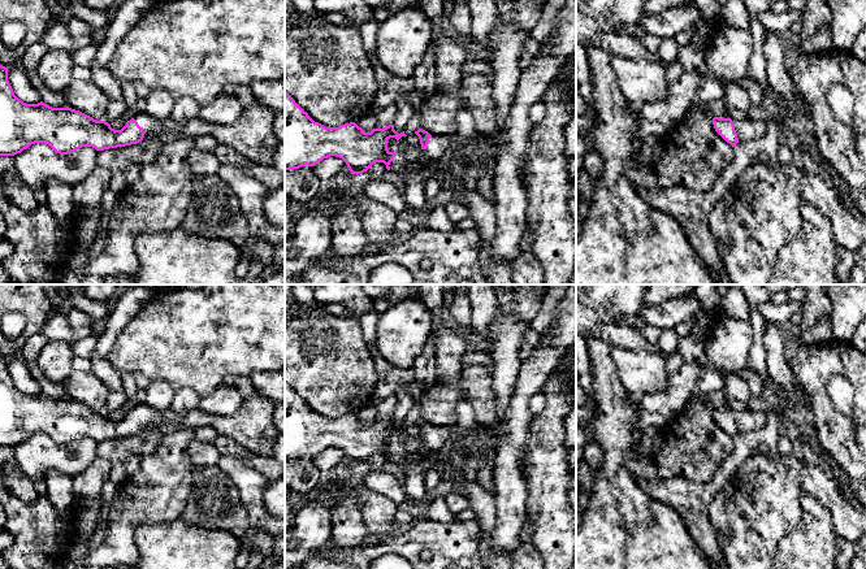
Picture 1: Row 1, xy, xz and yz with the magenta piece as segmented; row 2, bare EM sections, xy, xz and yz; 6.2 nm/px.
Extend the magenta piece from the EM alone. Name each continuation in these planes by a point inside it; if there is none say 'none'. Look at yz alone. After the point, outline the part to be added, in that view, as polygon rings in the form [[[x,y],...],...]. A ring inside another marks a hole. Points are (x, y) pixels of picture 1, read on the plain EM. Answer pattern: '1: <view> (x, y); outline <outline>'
1: yz (748, 421); outline [[[724,404],[718,405],[719,409],[731,409],[739,429],[739,433],[755,433],[766,426],[765,412],[753,412],[749,409],[733,409]]]

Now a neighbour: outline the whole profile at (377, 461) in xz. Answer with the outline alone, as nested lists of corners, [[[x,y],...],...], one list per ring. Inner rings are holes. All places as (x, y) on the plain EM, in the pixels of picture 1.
[[[376,453],[363,465],[354,465],[354,468],[356,473],[361,475],[363,473],[367,473],[371,470],[382,470],[386,462],[389,461],[386,460],[386,456],[384,453]]]

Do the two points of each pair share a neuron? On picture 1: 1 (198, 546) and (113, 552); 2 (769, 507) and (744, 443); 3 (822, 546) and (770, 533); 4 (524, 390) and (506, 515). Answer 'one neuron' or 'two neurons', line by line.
1: two neurons
2: two neurons
3: two neurons
4: one neuron

